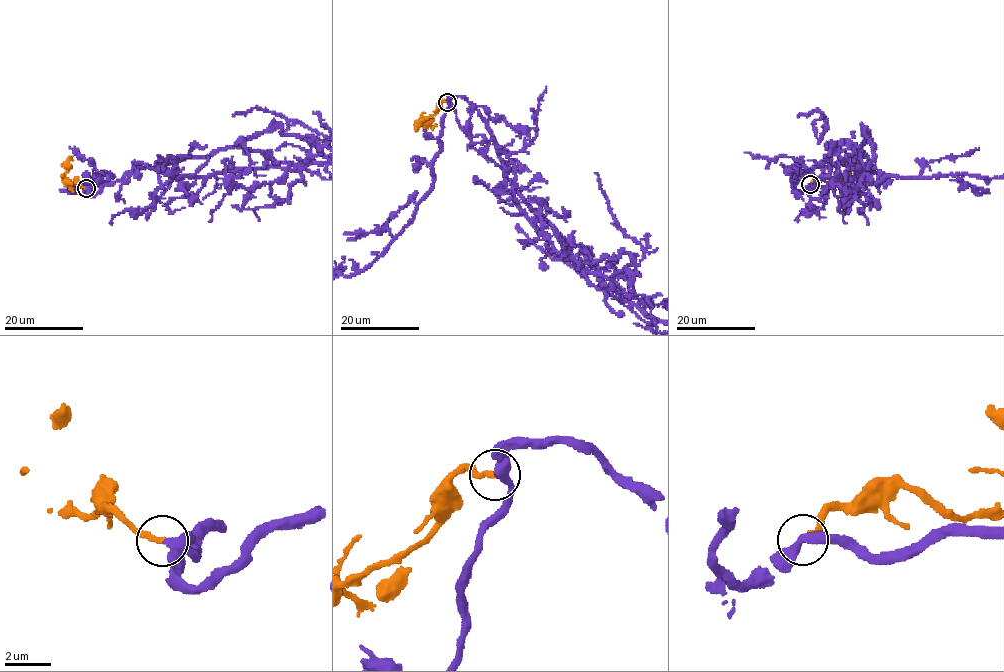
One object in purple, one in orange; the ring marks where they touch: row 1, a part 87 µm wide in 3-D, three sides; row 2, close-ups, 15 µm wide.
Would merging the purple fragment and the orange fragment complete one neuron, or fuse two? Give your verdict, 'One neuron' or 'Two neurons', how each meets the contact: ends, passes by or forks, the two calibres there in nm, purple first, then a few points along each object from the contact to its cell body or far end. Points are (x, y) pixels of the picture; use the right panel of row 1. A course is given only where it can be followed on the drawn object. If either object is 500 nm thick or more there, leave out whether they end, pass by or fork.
One neuron. At the ring purple passes by. At the ring orange ends. Thickness 320 nm (purple) against 240 nm

